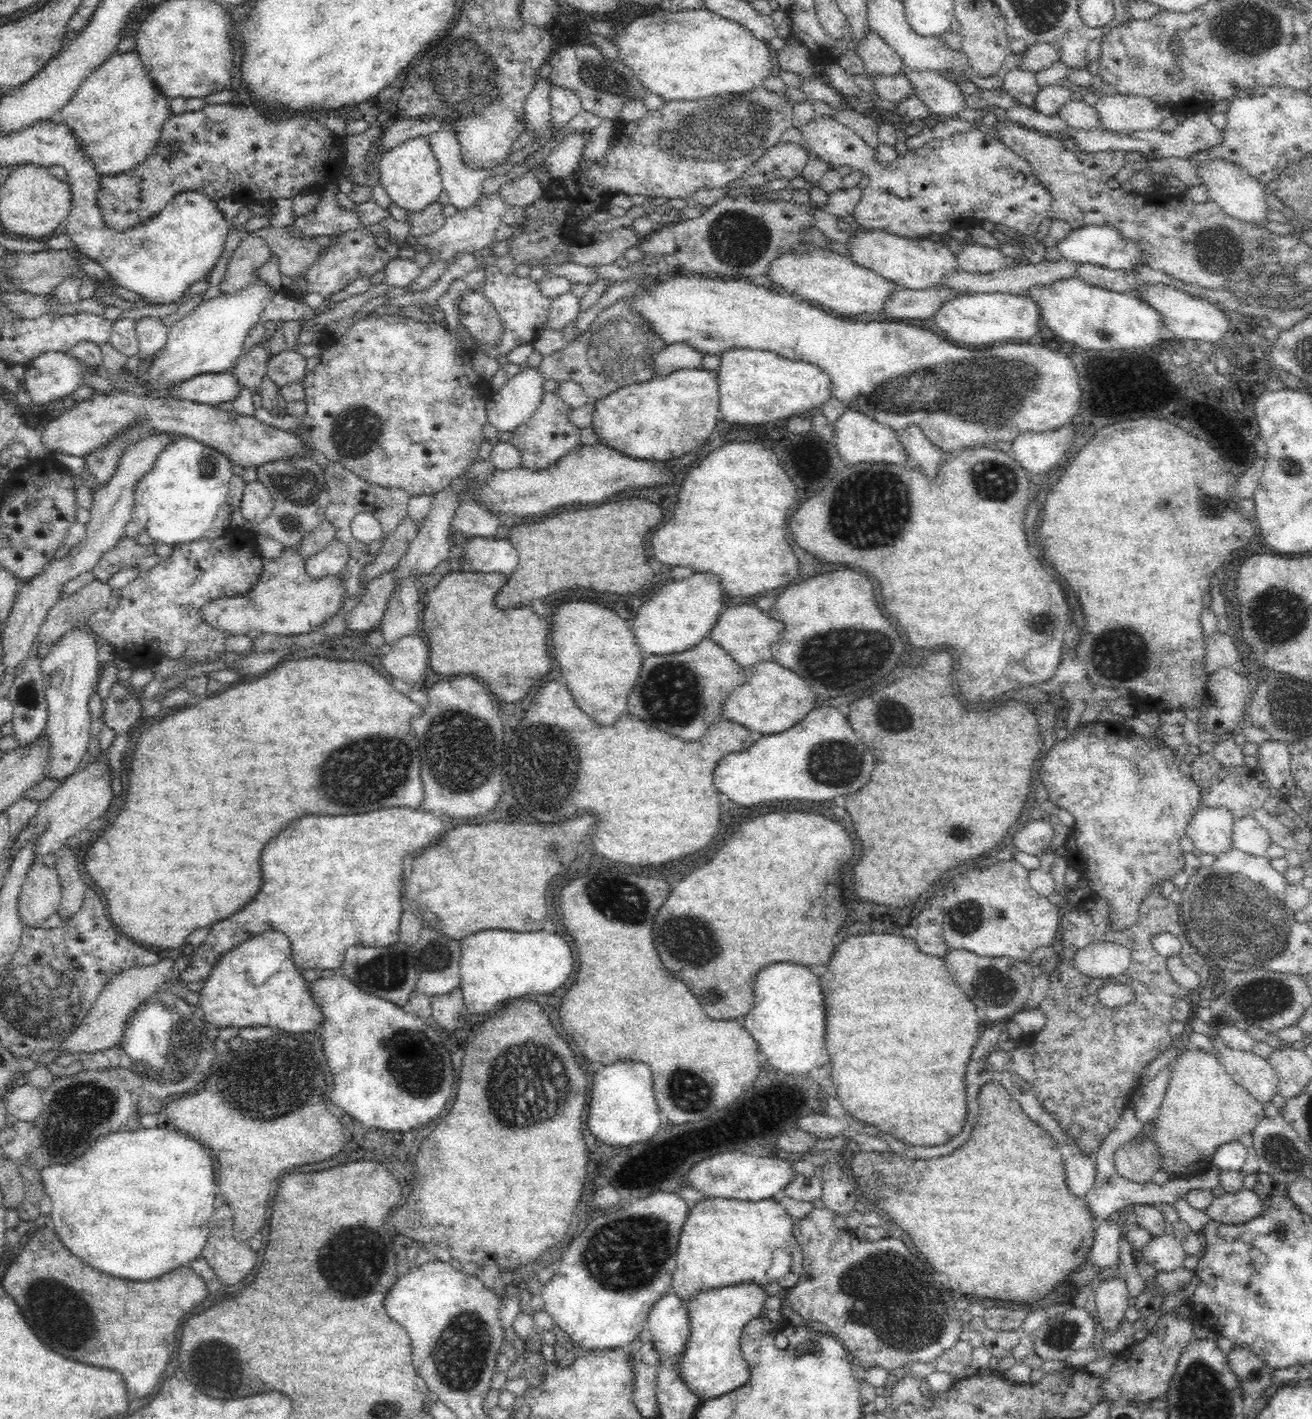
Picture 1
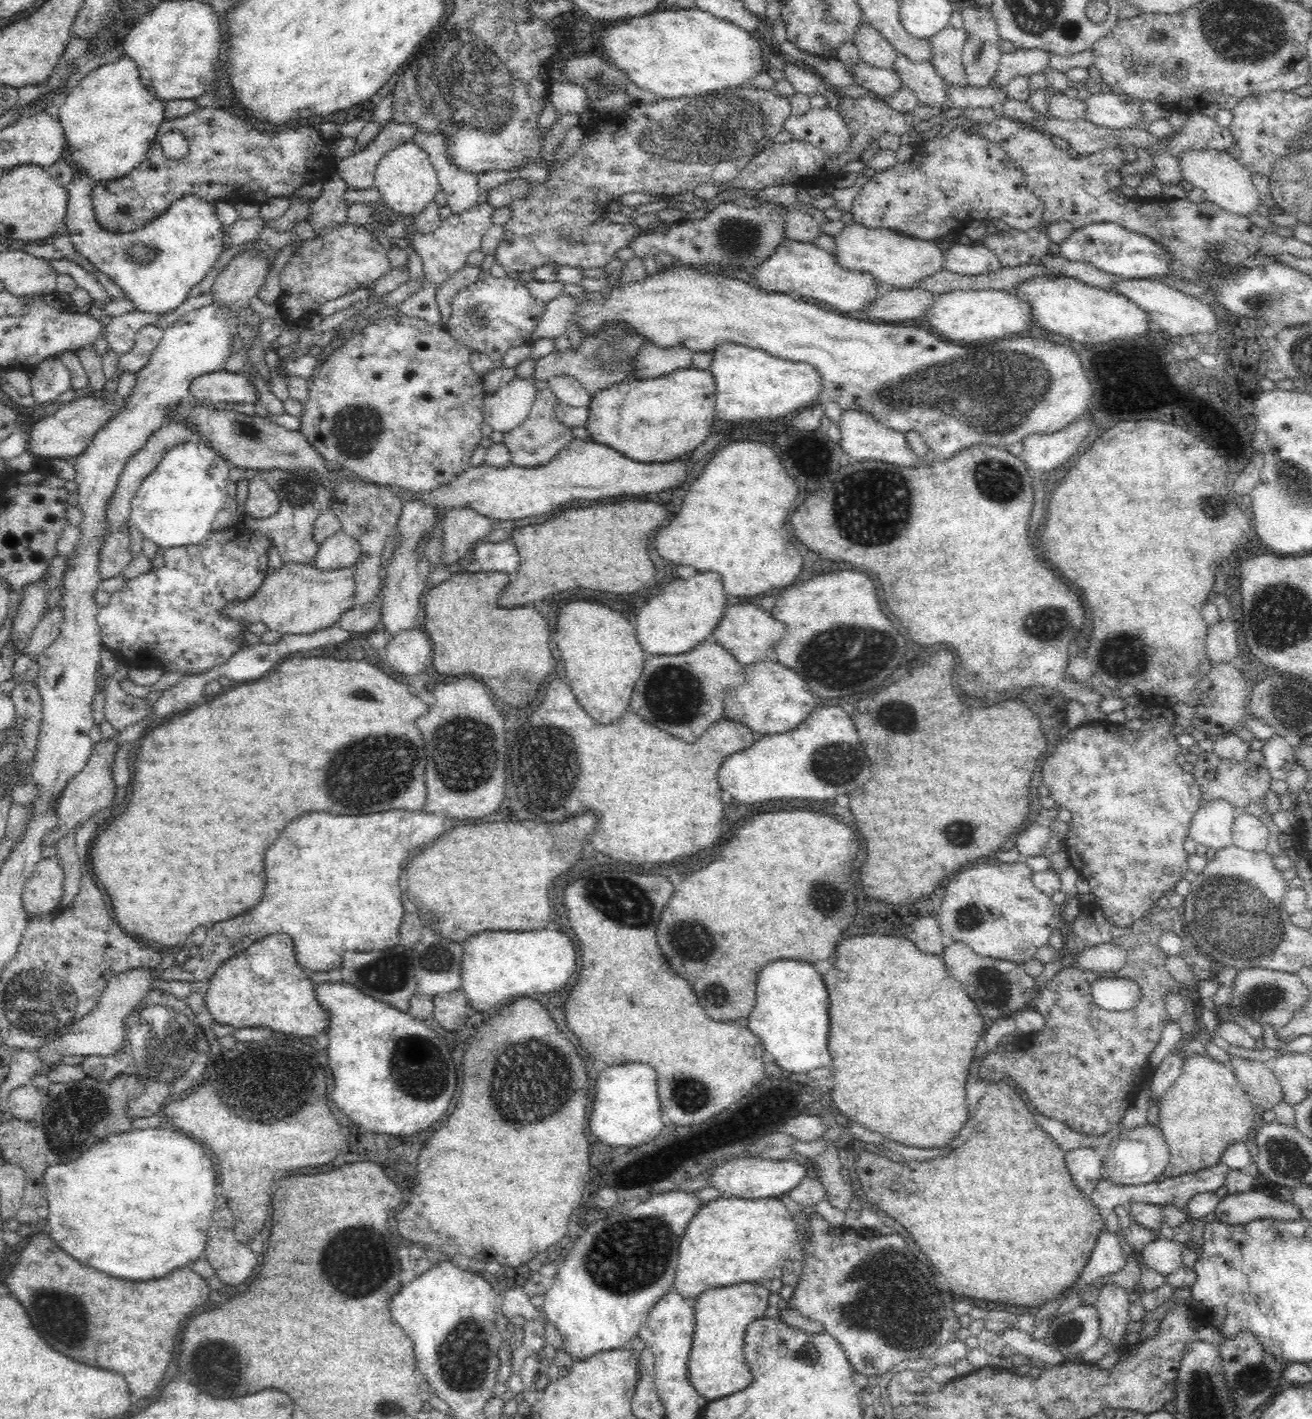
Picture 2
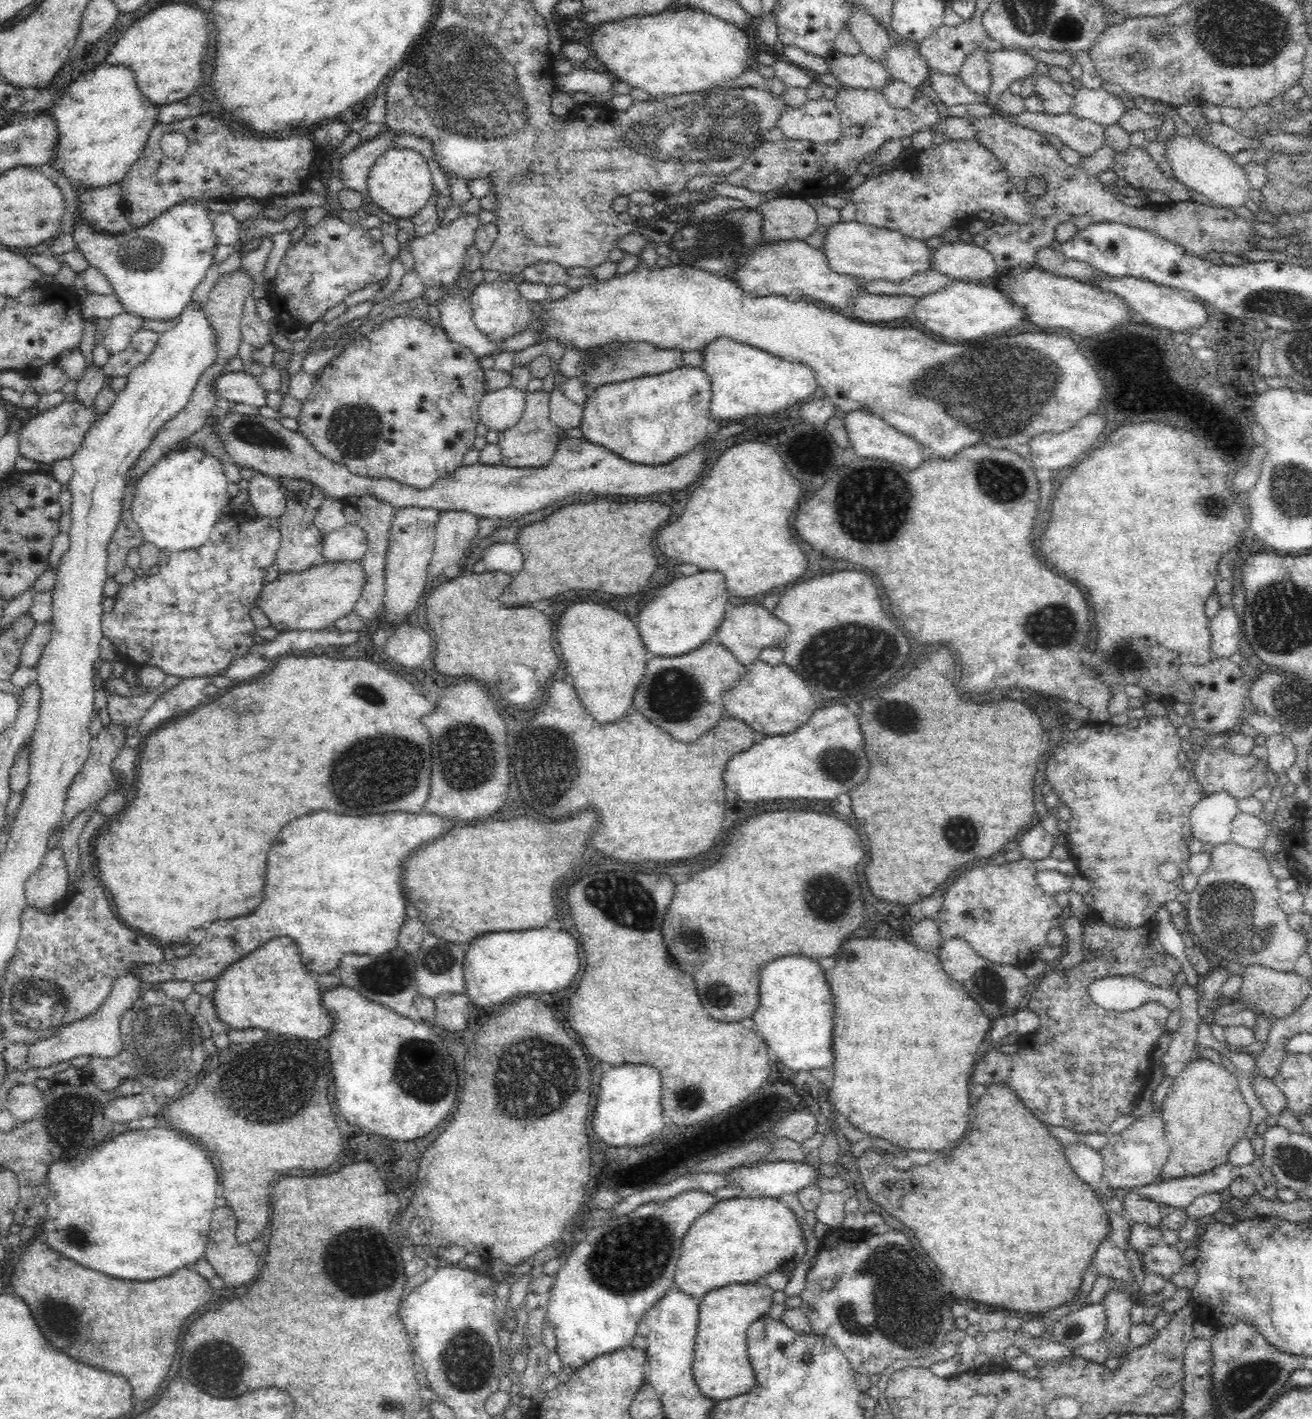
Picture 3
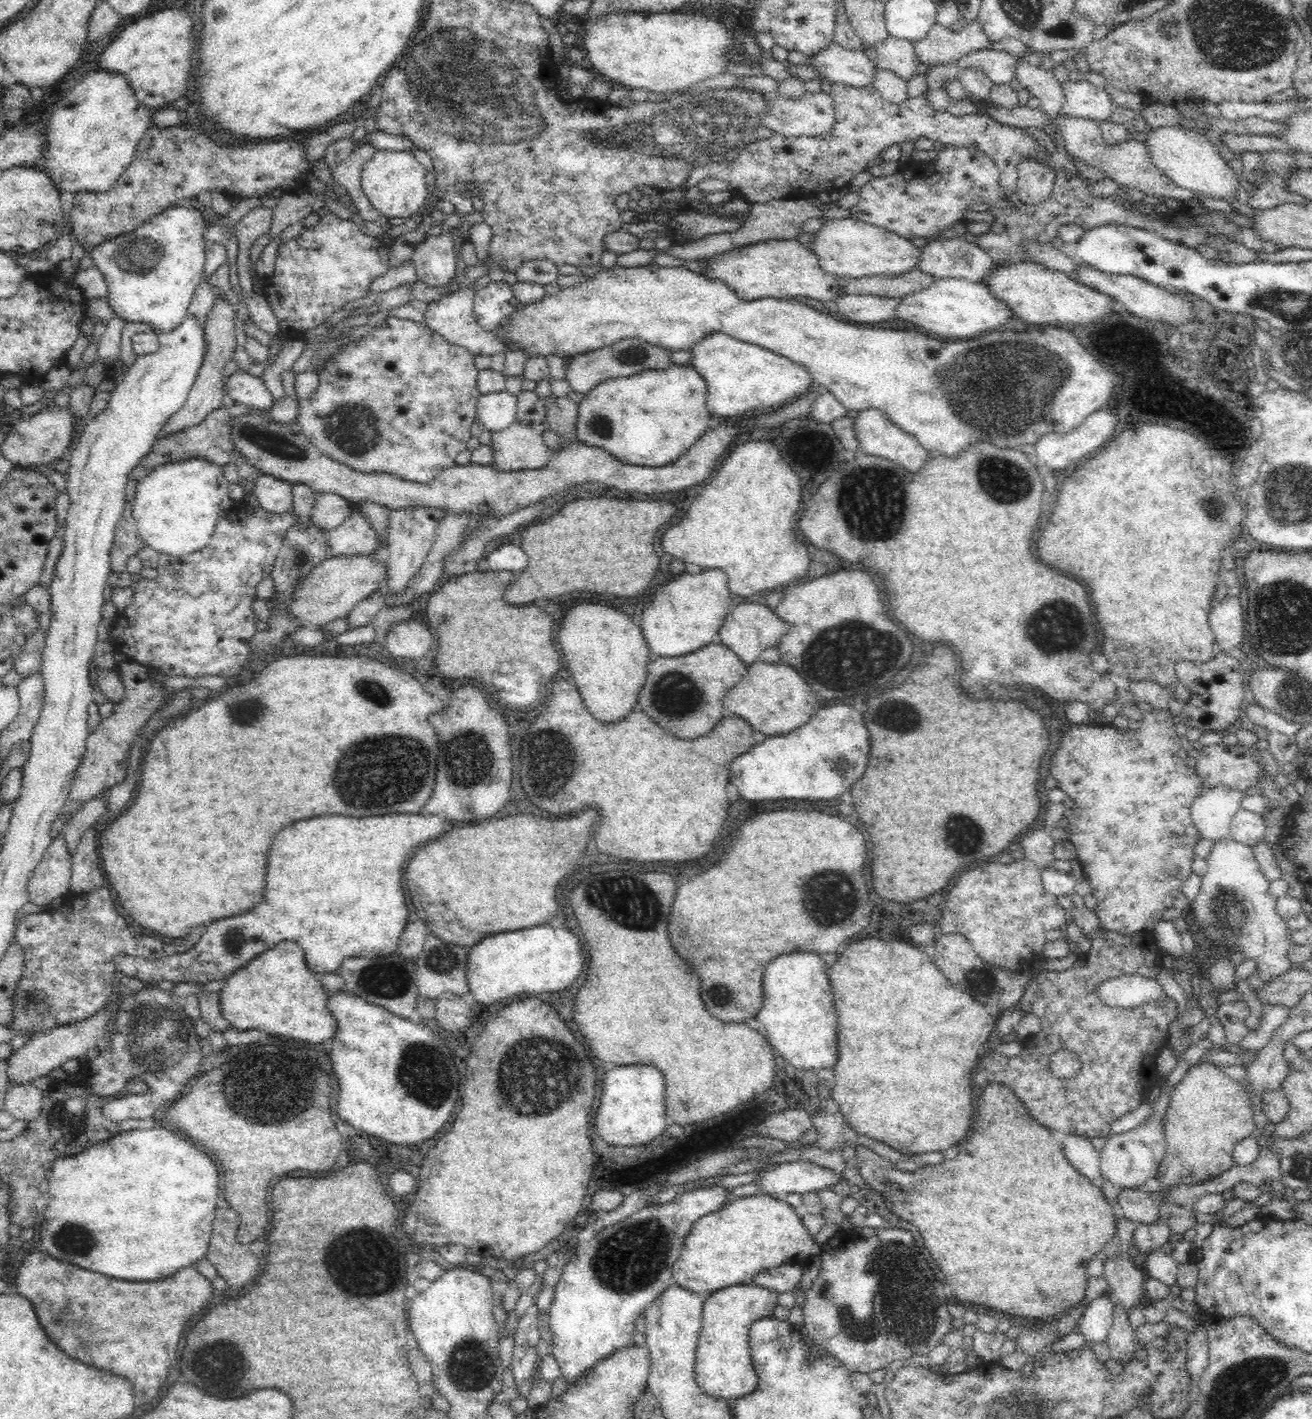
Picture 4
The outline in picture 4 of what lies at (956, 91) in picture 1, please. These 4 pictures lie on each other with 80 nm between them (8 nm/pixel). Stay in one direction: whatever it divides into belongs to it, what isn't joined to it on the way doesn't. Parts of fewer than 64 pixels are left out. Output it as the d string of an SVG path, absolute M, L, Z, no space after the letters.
M888 36L873 47L862 46L860 49L877 64L878 69L894 72L906 83L920 74L917 71L920 62L915 55L916 46L911 40Z

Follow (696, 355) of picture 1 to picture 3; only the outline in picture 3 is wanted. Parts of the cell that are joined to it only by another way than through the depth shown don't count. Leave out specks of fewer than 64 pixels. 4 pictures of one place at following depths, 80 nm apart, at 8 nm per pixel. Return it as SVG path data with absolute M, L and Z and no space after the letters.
M630 341L625 346L625 349L617 353L610 351L605 357L598 357L595 360L593 369L580 371L577 374L577 379L583 383L586 390L593 391L597 386L608 383L619 383L632 380L633 378L654 376L682 367L682 353L683 350L680 350L678 347L661 349L649 342Z

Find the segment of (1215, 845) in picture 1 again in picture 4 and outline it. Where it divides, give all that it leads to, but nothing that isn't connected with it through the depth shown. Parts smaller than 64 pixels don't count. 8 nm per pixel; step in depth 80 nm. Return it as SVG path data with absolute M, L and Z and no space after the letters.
M1224 785L1204 788L1194 799L1190 814L1194 827L1200 833L1200 838L1206 838L1206 840L1212 840L1212 842L1228 839L1232 817L1241 808L1240 800L1244 796L1244 792L1228 788Z

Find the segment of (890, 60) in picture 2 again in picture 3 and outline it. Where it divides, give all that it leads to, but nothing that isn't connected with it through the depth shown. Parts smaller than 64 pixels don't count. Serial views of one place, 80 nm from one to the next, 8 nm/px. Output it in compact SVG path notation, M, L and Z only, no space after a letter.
M852 5L852 11L854 16L850 18L848 29L860 45L861 52L883 64L885 52L892 46L886 29L865 10Z

